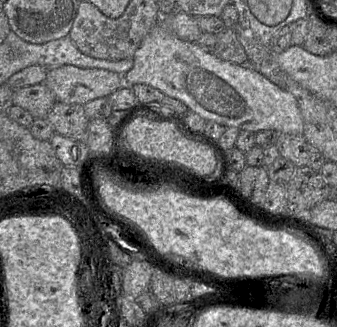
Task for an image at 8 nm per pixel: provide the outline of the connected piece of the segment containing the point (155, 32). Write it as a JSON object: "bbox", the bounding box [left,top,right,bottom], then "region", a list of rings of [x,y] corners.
{"bbox":[123,21,304,135],"region":[[[158,21],[145,36],[133,56],[134,65],[123,75],[125,85],[150,85],[165,95],[182,102],[206,121],[214,121],[225,127],[258,132],[276,130],[290,135],[303,135],[304,123],[296,98],[290,92],[281,89],[254,67],[224,61],[213,53],[203,50],[197,43],[184,41]]]}

